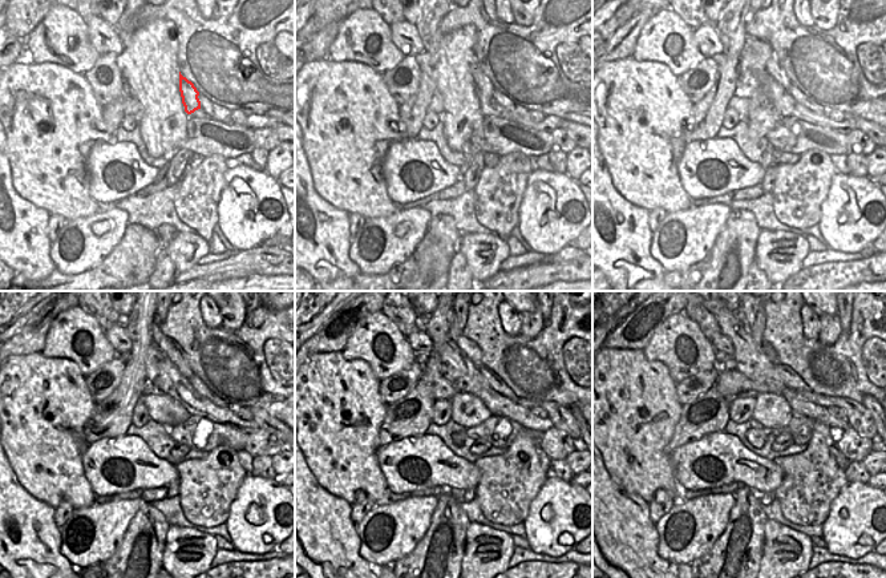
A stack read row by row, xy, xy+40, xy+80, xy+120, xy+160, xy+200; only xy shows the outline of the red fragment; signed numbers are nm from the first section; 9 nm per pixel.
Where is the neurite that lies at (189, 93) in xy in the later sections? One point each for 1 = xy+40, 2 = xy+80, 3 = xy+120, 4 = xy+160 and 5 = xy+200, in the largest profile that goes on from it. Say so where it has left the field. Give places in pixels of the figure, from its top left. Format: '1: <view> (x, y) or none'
1: xy+40 (485, 88)
2: xy+80 (773, 68)
3: xy+120 (169, 347)
4: xy+160 (472, 351)
5: xy+200 (768, 350)

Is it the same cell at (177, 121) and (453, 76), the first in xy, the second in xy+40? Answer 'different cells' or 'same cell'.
same cell

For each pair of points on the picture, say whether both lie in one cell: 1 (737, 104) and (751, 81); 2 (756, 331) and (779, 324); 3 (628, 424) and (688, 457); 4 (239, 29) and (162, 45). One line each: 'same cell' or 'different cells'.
1: different cells
2: different cells
3: different cells
4: different cells

